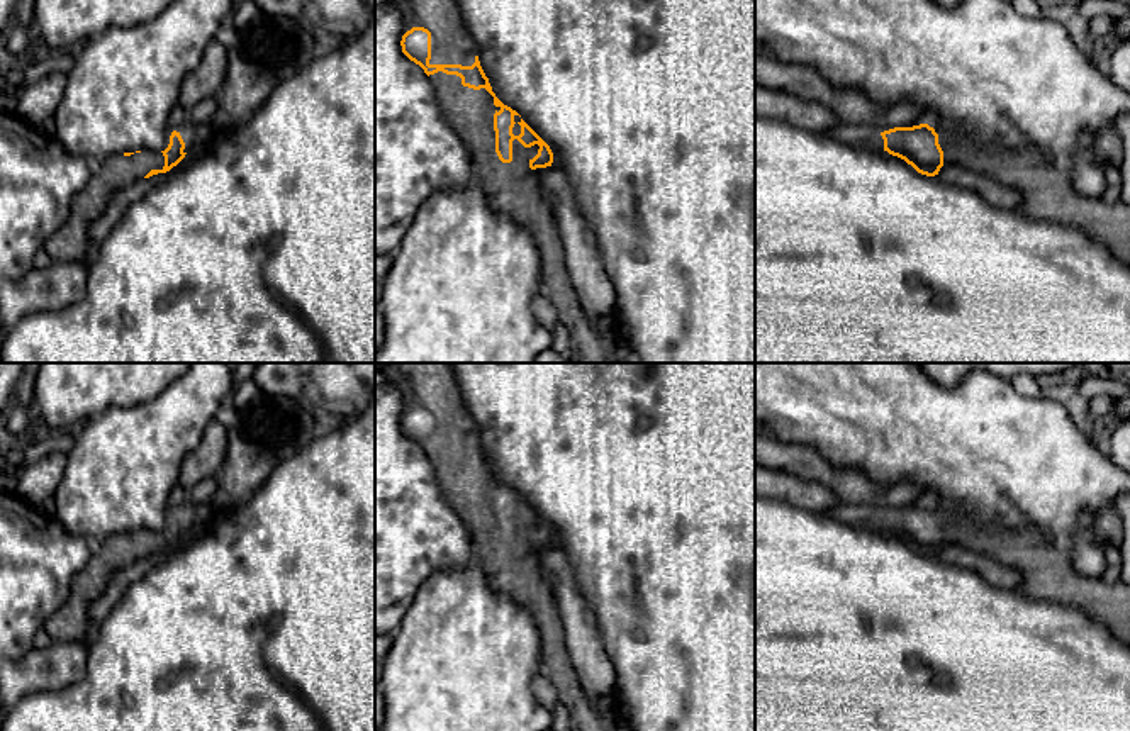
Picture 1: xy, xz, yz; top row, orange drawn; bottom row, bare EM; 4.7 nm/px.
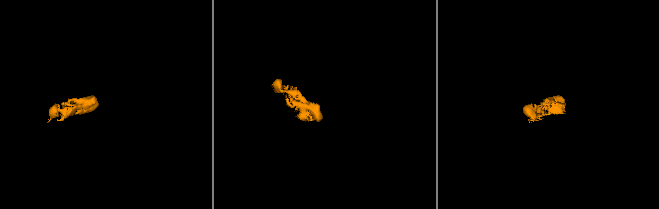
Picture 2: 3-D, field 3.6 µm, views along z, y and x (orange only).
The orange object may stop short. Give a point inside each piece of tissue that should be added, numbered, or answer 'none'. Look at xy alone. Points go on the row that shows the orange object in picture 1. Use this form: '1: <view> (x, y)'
1: xy (72, 243)

